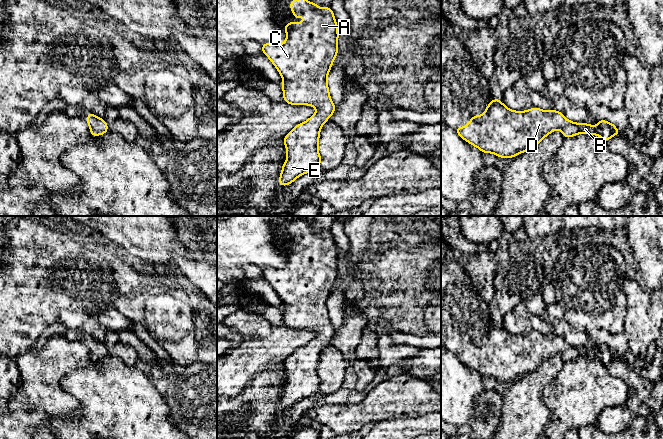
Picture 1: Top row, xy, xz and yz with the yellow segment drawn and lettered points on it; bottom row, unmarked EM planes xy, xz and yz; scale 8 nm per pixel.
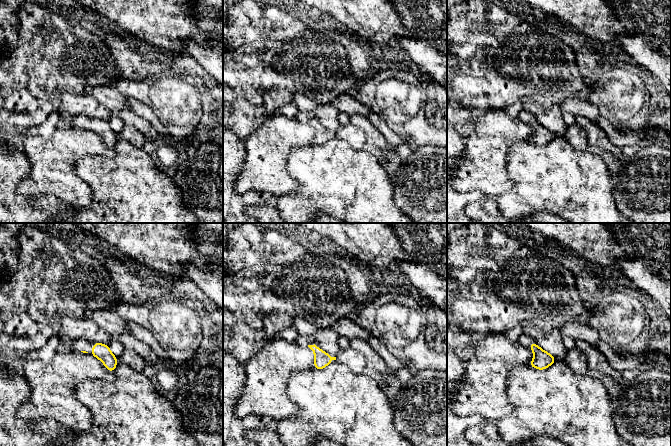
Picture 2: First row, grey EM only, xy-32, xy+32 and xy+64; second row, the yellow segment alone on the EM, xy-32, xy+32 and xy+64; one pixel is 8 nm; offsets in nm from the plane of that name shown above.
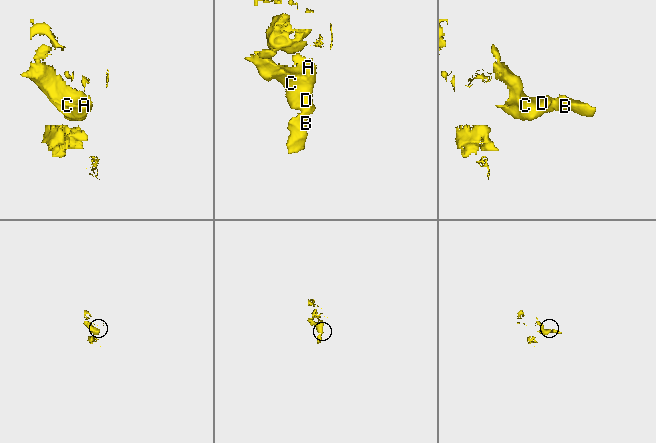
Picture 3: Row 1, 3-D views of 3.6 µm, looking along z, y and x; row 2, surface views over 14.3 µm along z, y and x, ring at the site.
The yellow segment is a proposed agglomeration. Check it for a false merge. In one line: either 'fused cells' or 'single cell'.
single cell

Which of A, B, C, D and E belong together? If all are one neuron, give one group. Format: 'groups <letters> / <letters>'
groups A B C D E

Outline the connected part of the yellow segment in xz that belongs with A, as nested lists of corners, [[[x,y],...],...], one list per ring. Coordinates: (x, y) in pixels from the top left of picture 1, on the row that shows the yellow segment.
[[[292,0],[290,10],[294,19],[305,16],[301,24],[292,20],[284,25],[287,34],[283,44],[262,44],[262,53],[265,54],[279,71],[283,80],[283,98],[291,105],[310,105],[317,109],[307,121],[296,125],[284,138],[287,151],[287,160],[284,162],[279,185],[287,186],[299,176],[310,173],[320,165],[321,156],[318,152],[320,129],[336,111],[331,100],[327,77],[333,61],[338,54],[338,24],[336,23],[331,7],[319,8],[318,5],[307,0]]]

